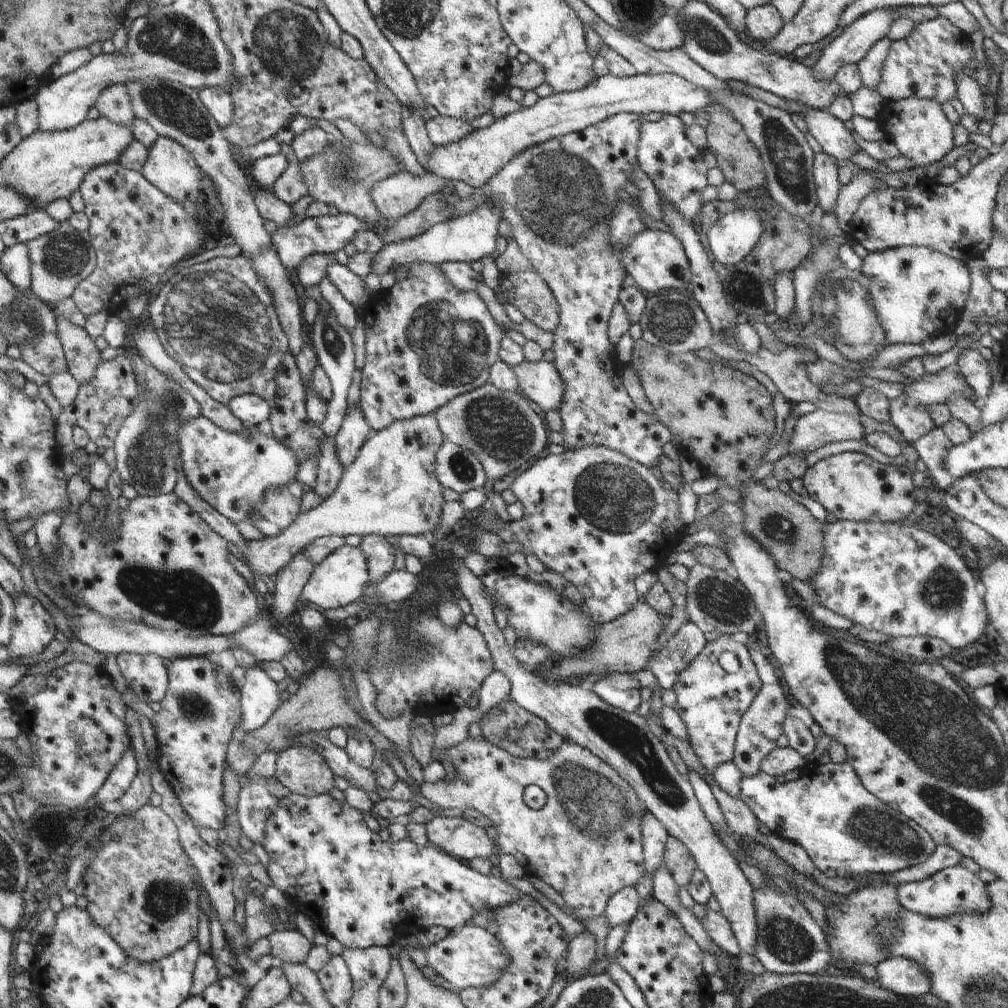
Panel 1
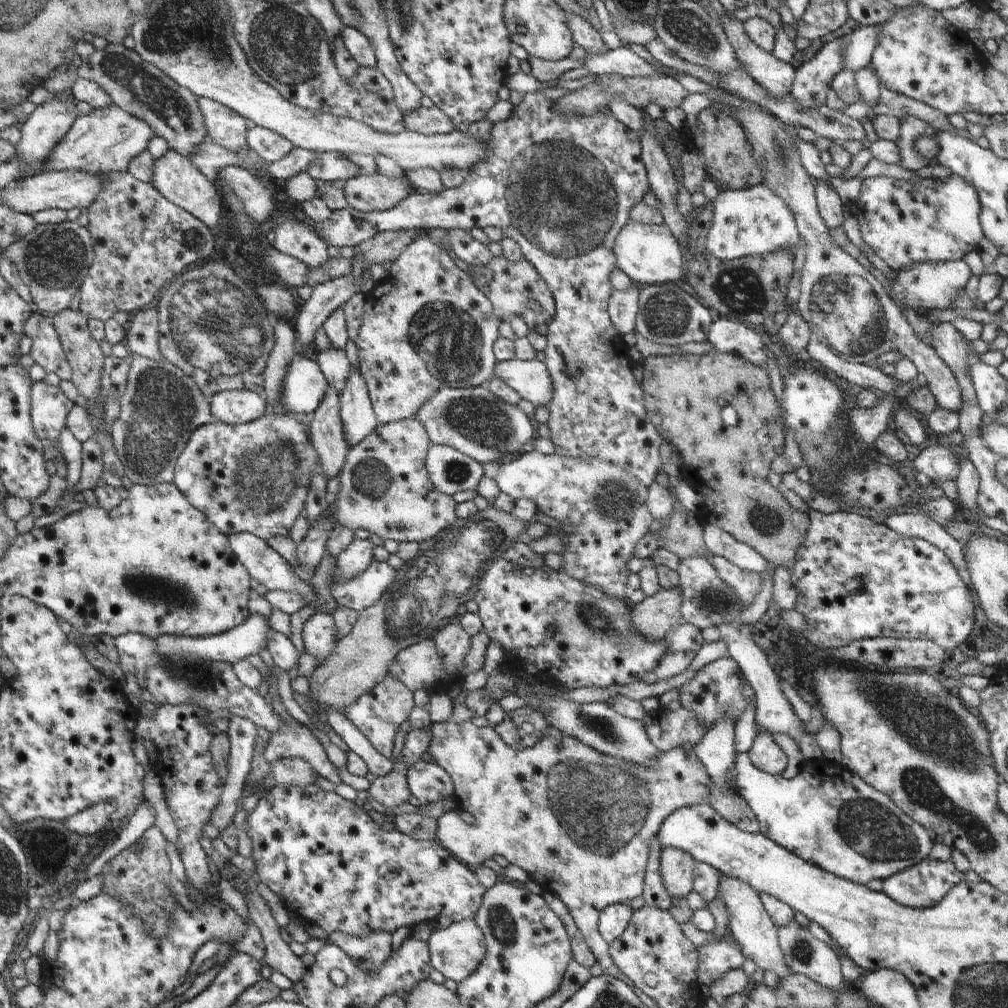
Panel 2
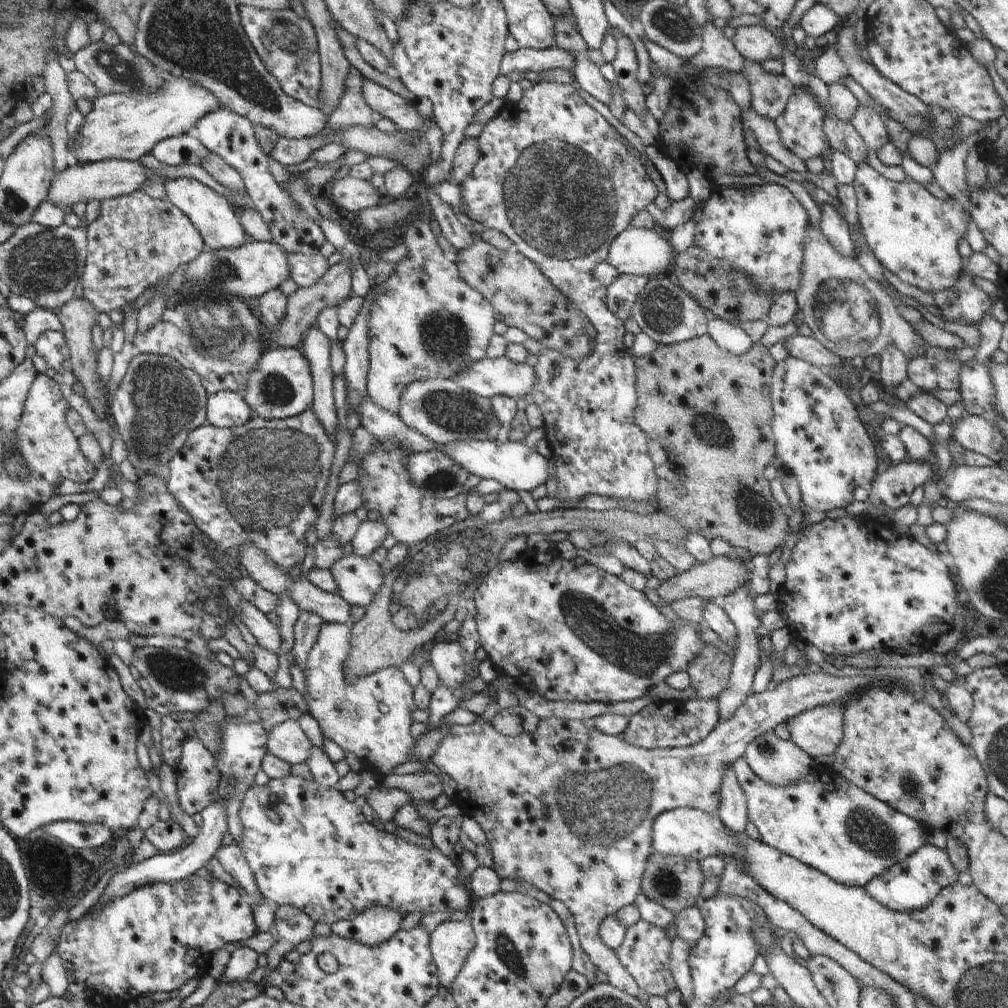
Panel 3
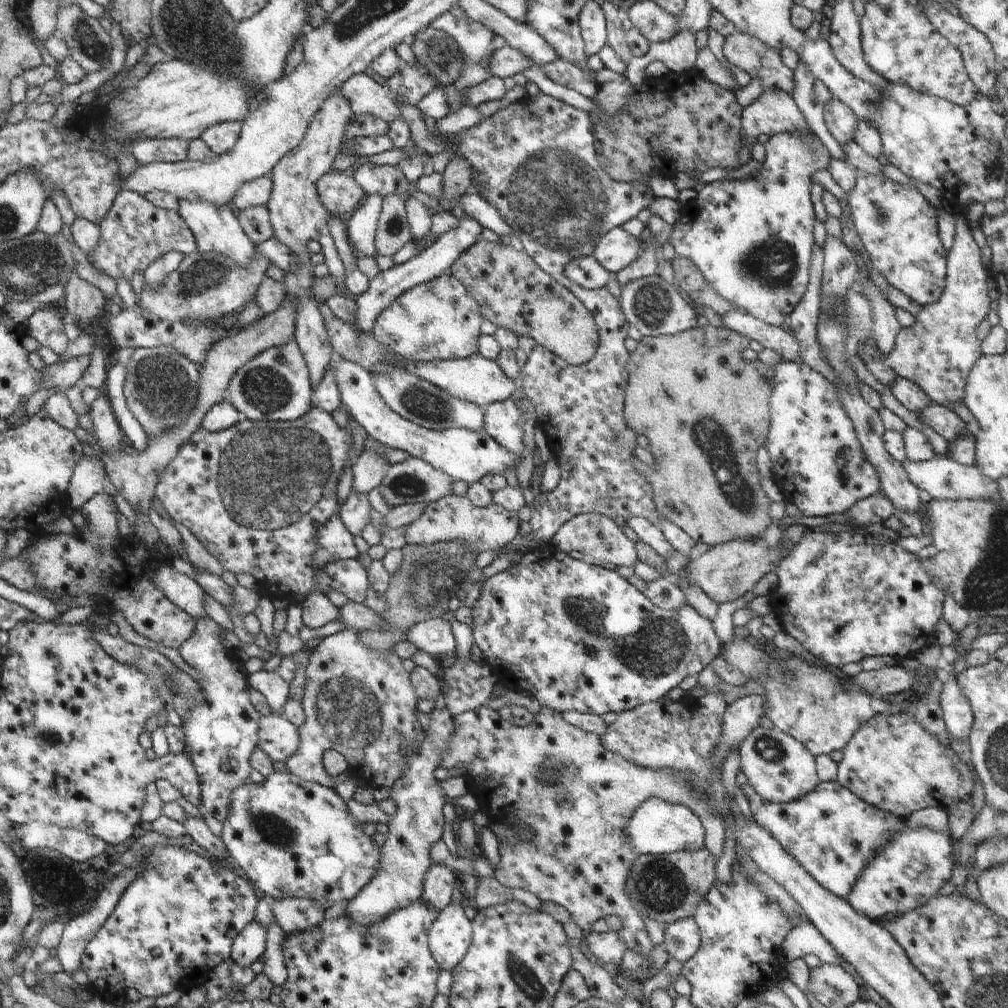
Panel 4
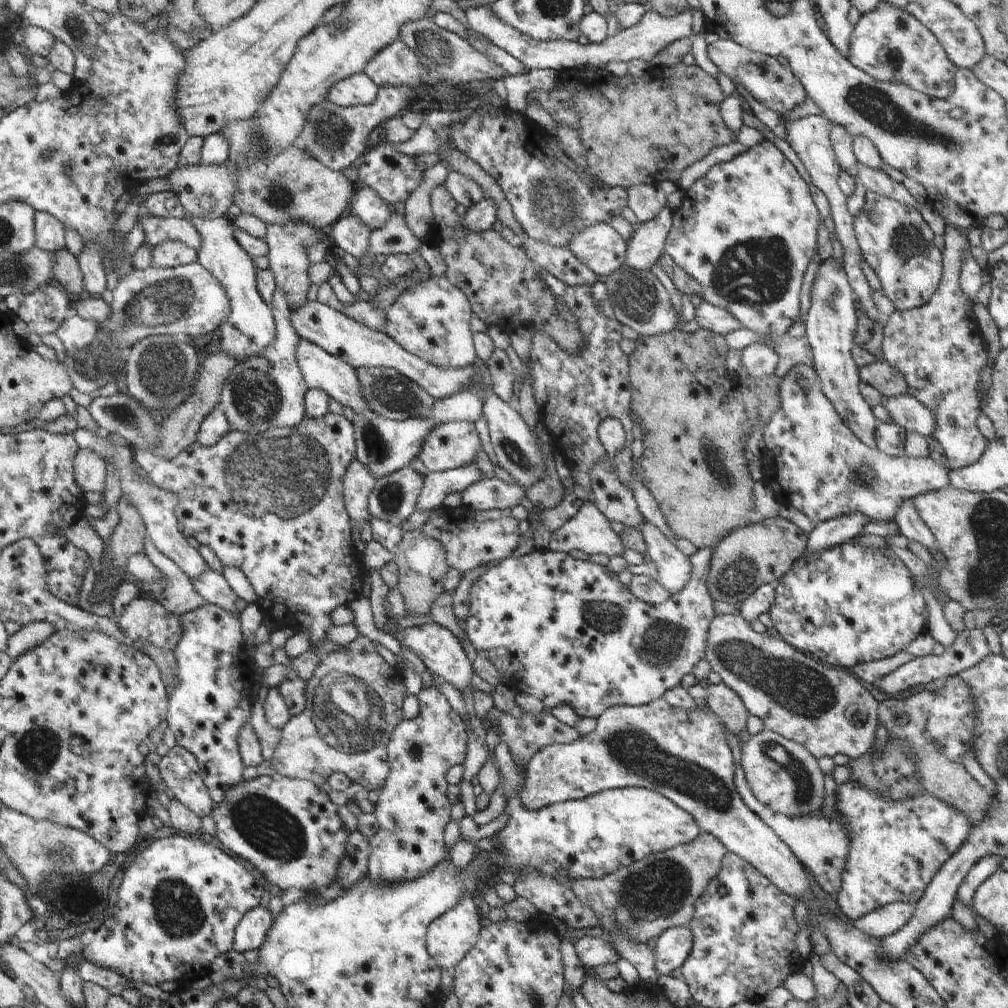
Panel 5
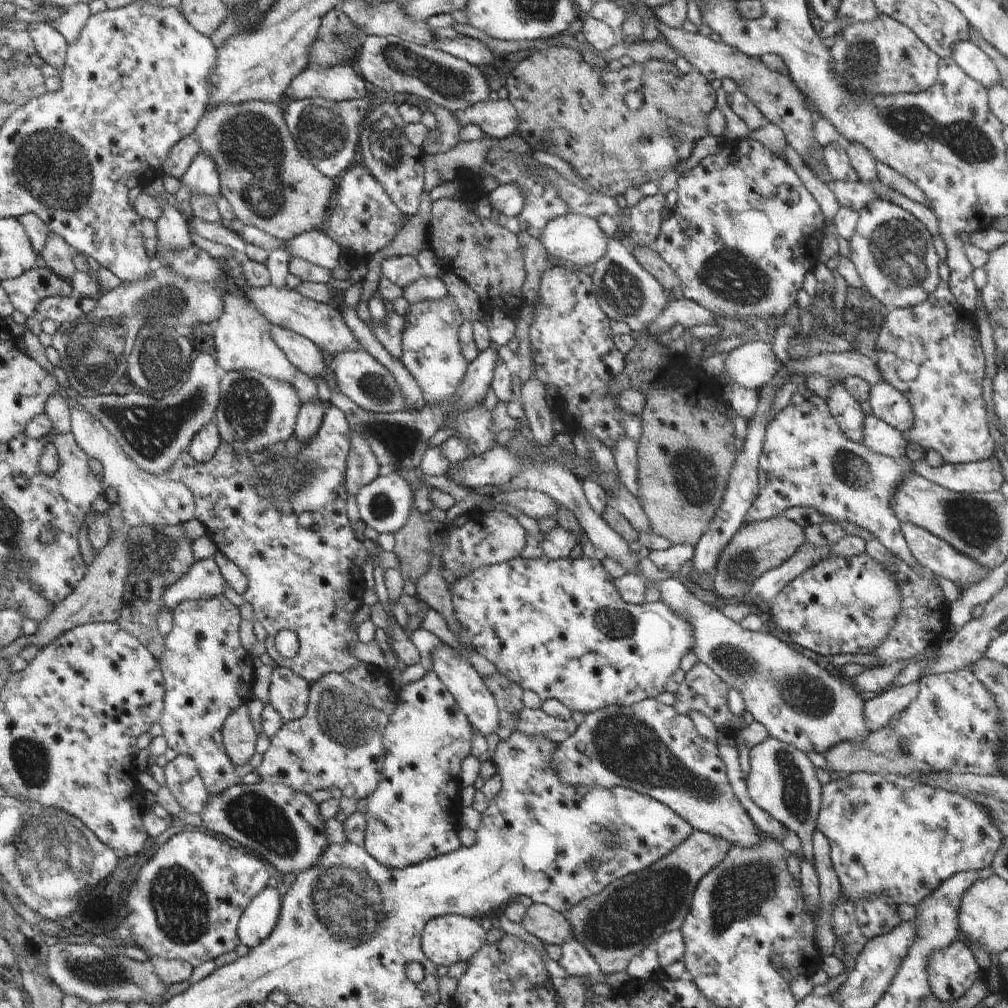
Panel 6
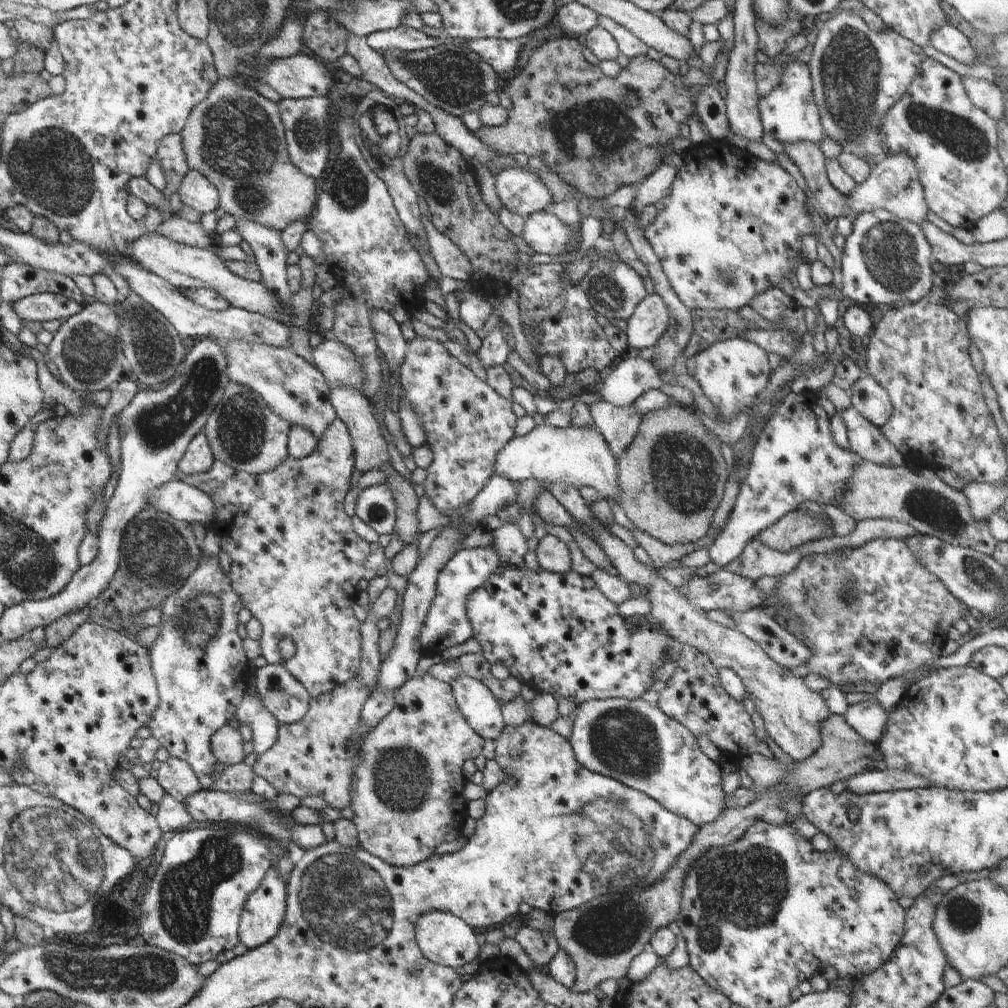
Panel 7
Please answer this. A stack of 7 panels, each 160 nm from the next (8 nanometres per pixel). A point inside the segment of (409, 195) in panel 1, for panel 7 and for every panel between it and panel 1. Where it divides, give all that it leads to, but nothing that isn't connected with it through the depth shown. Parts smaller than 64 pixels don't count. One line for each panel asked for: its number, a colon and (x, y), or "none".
2: (377, 192)
3: (350, 193)
4: (340, 193)
5: (291, 186)
6: (270, 185)
7: (235, 137)

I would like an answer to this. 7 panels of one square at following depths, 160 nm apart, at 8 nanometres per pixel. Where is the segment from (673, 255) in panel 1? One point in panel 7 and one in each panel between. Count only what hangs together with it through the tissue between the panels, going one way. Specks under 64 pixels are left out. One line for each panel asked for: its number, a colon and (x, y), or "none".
2: (649, 254)
3: (642, 252)
4: (617, 249)
5: (601, 248)
6: (575, 238)
7: (546, 234)

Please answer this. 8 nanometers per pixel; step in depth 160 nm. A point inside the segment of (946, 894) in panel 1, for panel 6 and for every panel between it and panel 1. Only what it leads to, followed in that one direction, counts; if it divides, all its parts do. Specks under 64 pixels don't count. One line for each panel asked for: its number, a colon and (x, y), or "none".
2: (924, 885)
3: (911, 885)
4: (907, 872)
5: (896, 848)
6: (893, 836)

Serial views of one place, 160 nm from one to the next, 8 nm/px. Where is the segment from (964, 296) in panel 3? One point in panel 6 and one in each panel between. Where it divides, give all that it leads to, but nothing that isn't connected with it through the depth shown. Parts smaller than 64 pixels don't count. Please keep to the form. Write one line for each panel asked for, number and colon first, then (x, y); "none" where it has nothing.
4: (937, 353)
5: (939, 347)
6: (931, 353)

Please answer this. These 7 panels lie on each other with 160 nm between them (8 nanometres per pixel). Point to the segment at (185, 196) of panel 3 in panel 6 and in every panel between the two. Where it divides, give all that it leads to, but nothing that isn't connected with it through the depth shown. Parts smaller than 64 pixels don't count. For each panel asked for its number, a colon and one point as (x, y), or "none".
4: (215, 228)
5: (250, 327)
6: (242, 337)

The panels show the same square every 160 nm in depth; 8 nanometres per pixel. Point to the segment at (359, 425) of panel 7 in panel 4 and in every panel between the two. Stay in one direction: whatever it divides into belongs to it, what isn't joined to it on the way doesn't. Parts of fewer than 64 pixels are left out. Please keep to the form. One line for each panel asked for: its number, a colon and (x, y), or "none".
4: (355, 513)
5: (358, 482)
6: (362, 468)

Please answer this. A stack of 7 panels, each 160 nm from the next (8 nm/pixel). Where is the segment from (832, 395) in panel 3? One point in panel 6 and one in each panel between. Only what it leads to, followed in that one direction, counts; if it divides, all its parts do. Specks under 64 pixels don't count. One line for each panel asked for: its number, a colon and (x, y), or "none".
4: (819, 464)
5: (812, 461)
6: (807, 461)

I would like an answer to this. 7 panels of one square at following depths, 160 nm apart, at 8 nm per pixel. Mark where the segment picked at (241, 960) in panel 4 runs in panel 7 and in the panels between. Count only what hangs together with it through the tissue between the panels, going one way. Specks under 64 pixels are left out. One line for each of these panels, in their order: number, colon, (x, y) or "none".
5: (251, 932)
6: (259, 918)
7: (264, 910)

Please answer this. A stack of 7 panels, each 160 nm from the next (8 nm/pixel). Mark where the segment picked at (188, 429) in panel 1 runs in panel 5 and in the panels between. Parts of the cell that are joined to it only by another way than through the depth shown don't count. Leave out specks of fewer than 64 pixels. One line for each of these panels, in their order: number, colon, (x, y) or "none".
2: (253, 477)
3: (263, 482)
4: (254, 495)
5: (272, 504)

